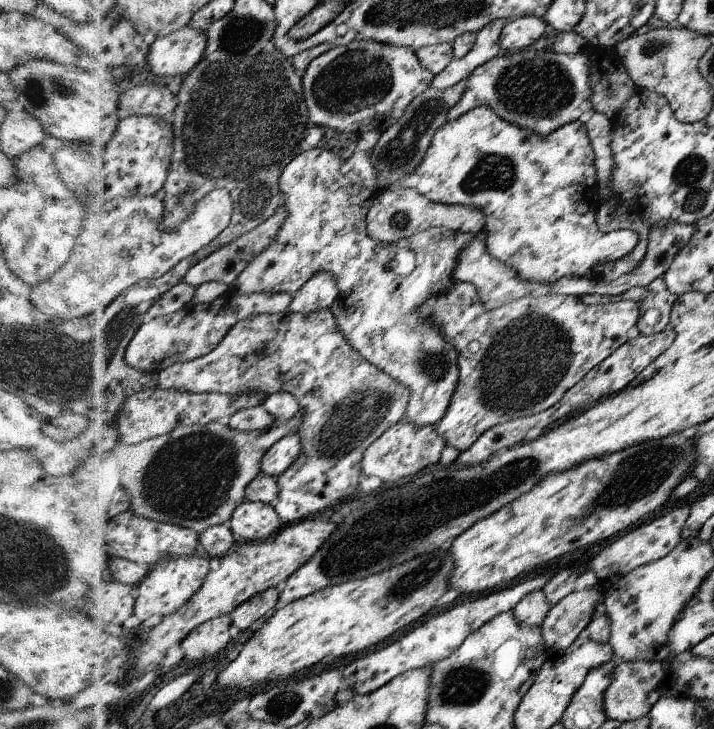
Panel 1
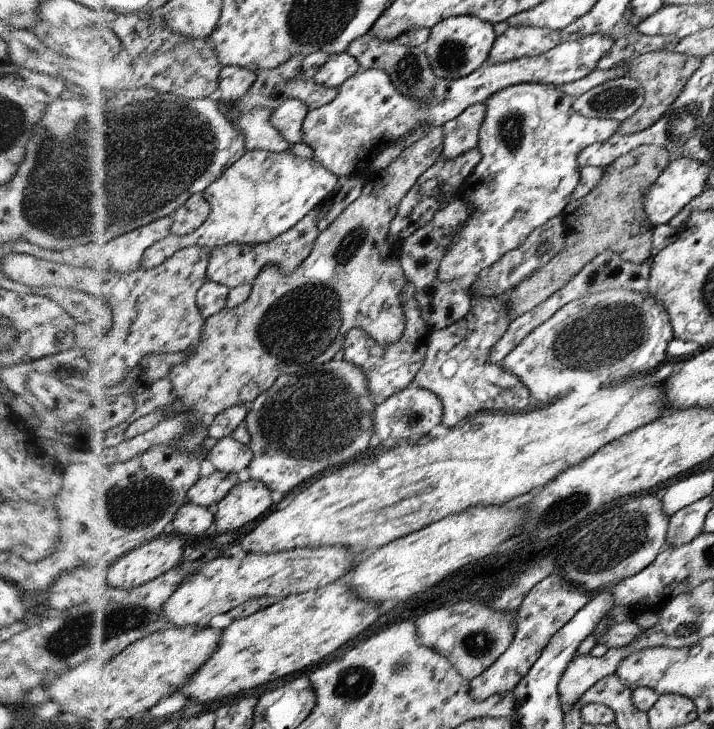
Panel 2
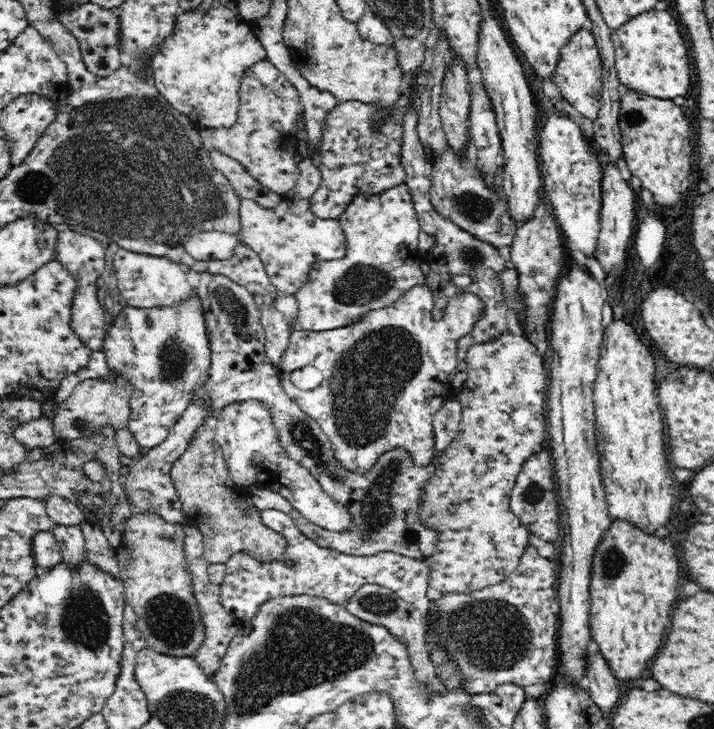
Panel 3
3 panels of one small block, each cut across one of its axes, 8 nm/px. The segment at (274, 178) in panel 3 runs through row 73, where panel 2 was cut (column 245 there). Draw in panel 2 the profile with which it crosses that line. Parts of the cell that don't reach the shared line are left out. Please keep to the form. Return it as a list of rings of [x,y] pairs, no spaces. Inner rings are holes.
[[[324,205],[313,211],[305,220],[302,220],[298,227],[289,231],[286,235],[280,236],[272,243],[259,246],[229,245],[212,250],[209,279],[234,289],[244,283],[251,283],[254,286],[257,277],[270,263],[280,265],[287,273],[297,271],[311,256],[314,246],[317,244],[317,239],[320,237],[322,231],[319,228],[319,222],[322,211],[324,211]]]

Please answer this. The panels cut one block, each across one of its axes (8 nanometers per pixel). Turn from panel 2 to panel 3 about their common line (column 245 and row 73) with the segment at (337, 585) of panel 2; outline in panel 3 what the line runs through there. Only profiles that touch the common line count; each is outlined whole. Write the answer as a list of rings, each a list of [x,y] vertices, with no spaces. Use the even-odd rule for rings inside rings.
[[[644,9],[613,29],[611,37],[618,77],[626,87],[668,99],[688,94],[694,62],[676,15],[675,11],[667,9]]]

